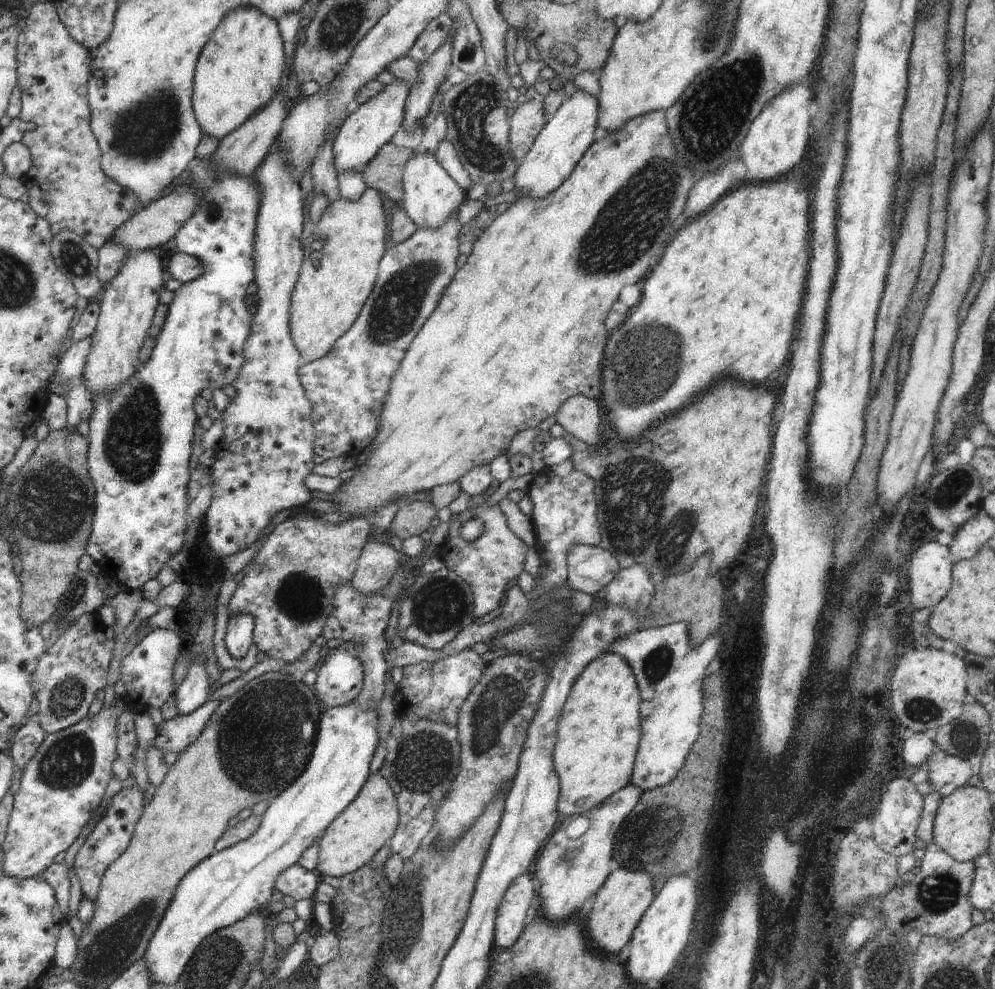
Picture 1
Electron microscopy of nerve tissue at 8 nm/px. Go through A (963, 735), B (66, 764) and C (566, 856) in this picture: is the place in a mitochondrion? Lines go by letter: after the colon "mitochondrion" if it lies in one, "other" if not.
A: mitochondrion
B: mitochondrion
C: mitochondrion

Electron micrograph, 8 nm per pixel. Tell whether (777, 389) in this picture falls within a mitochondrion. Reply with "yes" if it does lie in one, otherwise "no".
no

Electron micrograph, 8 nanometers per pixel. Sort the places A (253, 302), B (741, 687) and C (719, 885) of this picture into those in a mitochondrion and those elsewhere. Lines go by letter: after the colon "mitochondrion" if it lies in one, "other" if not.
A: other
B: other
C: other

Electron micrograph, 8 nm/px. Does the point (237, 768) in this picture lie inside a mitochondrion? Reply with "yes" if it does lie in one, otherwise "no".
yes

